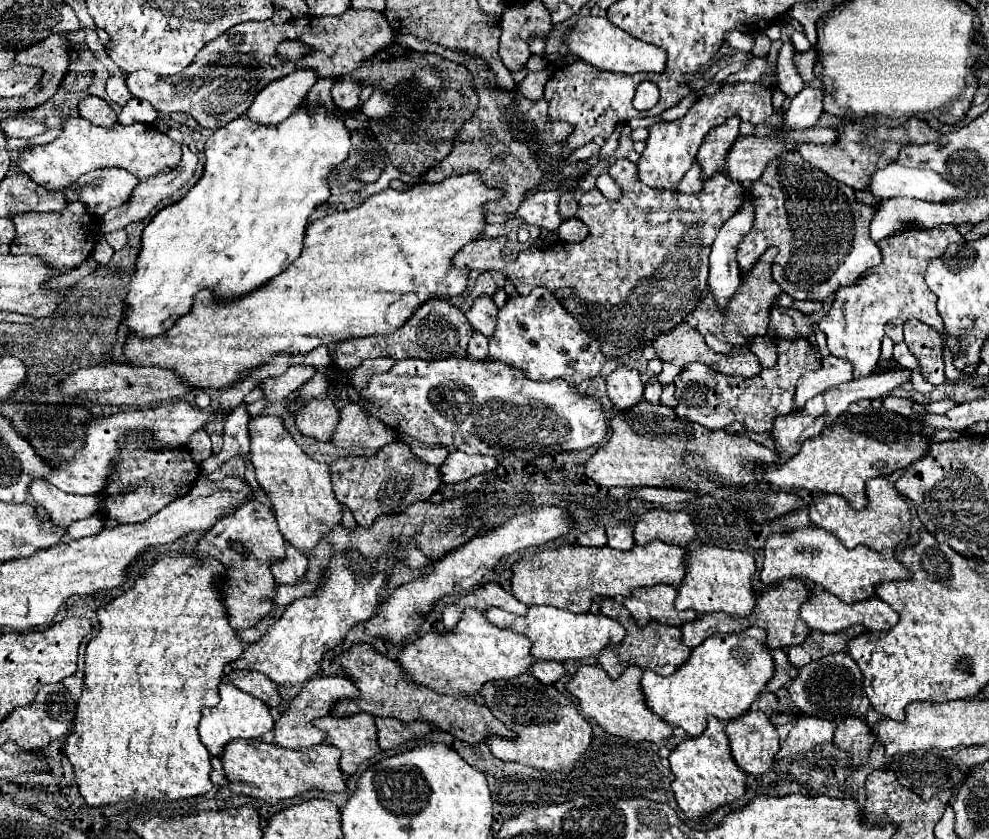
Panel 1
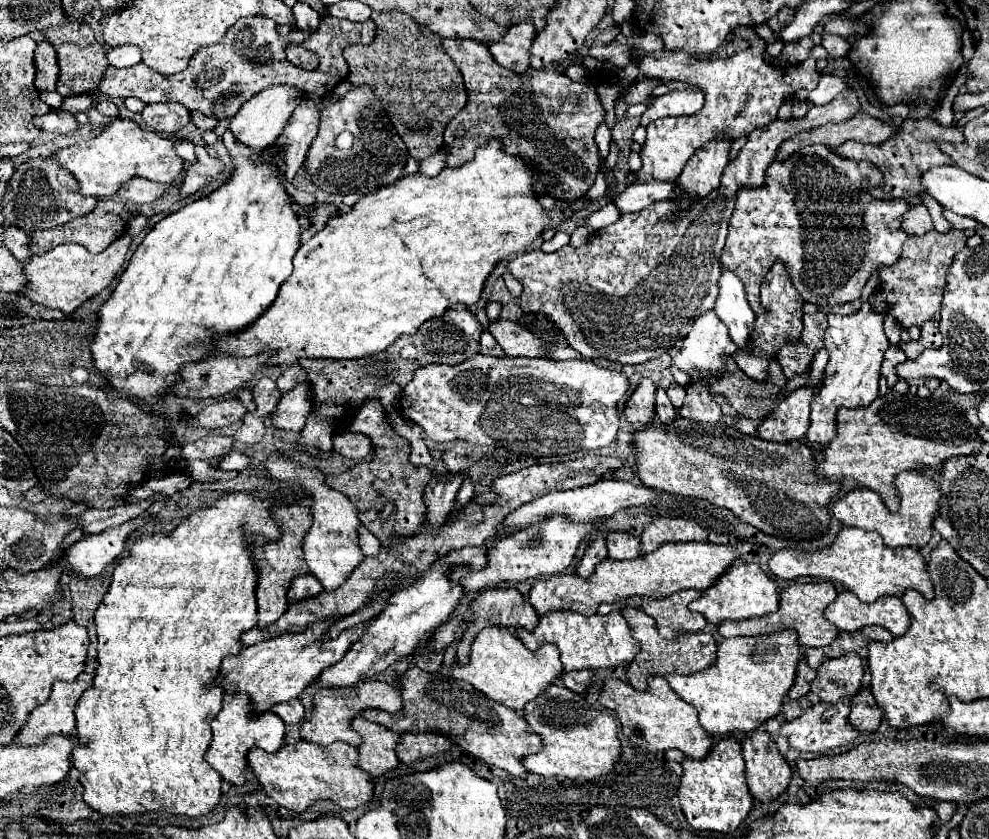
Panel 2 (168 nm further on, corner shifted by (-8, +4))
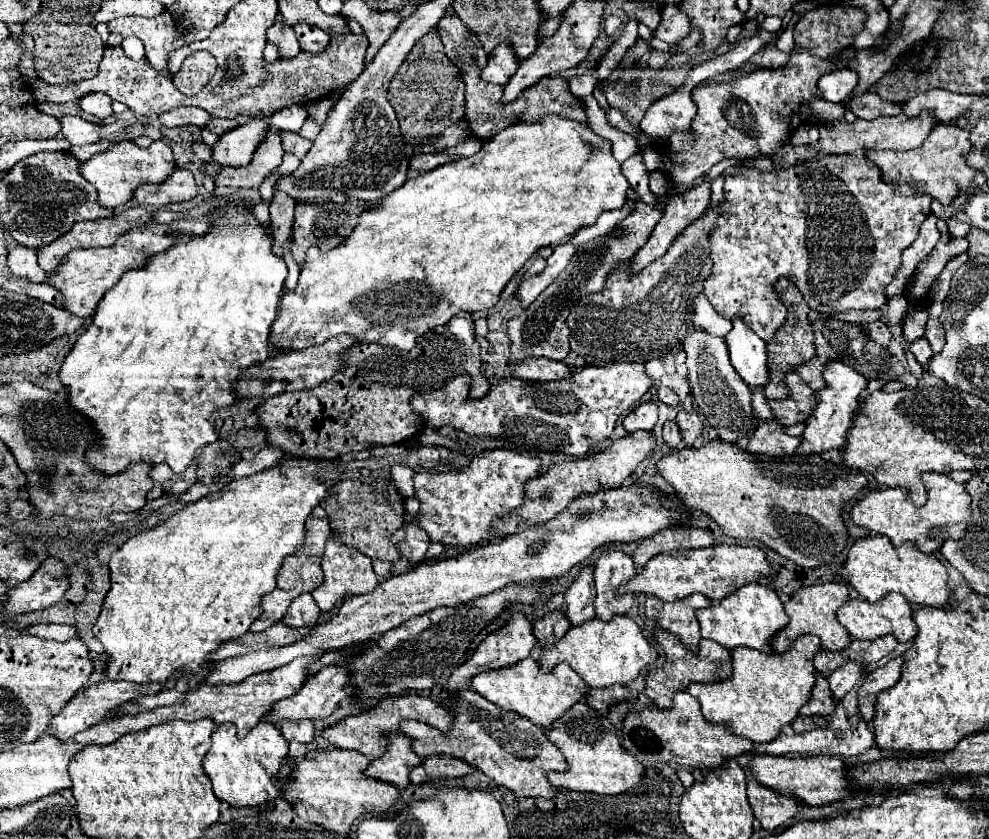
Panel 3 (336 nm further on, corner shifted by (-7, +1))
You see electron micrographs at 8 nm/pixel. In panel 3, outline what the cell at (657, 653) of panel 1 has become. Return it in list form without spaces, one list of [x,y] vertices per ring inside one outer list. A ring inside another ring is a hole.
[[[656,630],[656,640],[660,644],[660,648],[666,654],[664,664],[658,670],[652,670],[646,678],[646,690],[644,694],[658,706],[658,708],[670,708],[672,706],[672,696],[678,690],[686,690],[688,684],[692,682],[702,682],[702,684],[712,684],[712,682],[722,682],[726,676],[732,674],[730,670],[730,662],[732,662],[732,654],[730,650],[724,650],[724,646],[718,646],[718,642],[710,642],[710,640],[702,640],[700,642],[700,650],[696,654],[692,654],[680,640],[678,636],[666,632],[666,630]]]

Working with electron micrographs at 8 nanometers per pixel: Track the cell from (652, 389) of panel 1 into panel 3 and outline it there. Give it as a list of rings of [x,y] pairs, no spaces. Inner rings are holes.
[[[666,422],[664,428],[662,428],[662,438],[666,442],[668,448],[672,450],[678,450],[682,448],[682,436],[680,436],[680,430],[676,426],[676,422]]]

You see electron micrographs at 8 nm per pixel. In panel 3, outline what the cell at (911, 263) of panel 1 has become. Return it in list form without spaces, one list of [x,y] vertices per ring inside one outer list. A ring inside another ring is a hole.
[[[830,362],[826,366],[824,372],[824,380],[826,380],[826,388],[818,392],[818,406],[812,412],[812,416],[806,420],[806,428],[802,432],[802,442],[796,450],[798,456],[806,456],[806,454],[822,454],[828,450],[844,450],[846,438],[848,438],[848,430],[854,422],[856,410],[858,410],[858,396],[860,392],[866,388],[868,380],[856,372],[850,366],[836,362]]]

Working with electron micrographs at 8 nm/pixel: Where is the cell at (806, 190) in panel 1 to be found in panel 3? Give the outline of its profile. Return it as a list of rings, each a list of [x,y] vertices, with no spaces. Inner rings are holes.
[[[824,156],[812,162],[796,164],[790,168],[780,168],[772,172],[760,172],[754,168],[742,168],[734,176],[724,178],[724,202],[720,206],[720,216],[716,222],[714,232],[710,232],[710,258],[712,258],[712,270],[710,276],[706,278],[704,292],[714,306],[714,310],[720,316],[726,316],[728,320],[734,320],[740,316],[748,328],[752,328],[764,342],[770,342],[774,333],[784,325],[787,319],[787,308],[777,297],[774,286],[780,278],[792,280],[796,288],[804,294],[804,300],[810,308],[822,314],[834,314],[834,312],[844,312],[844,310],[876,310],[882,308],[888,302],[886,296],[886,286],[892,282],[894,274],[900,270],[902,264],[902,250],[906,250],[918,236],[920,224],[930,216],[930,196],[928,194],[914,194],[908,186],[890,186],[882,182],[878,166],[868,160],[868,158],[850,158],[850,156]]]

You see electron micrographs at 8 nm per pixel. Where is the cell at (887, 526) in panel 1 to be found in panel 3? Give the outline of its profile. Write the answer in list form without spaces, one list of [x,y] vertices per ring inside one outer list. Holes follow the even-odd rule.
[[[924,474],[922,480],[928,488],[928,502],[924,506],[914,506],[902,488],[872,490],[852,508],[852,522],[876,534],[888,536],[896,548],[900,548],[904,542],[912,542],[924,554],[938,552],[946,540],[964,538],[968,526],[972,524],[972,498],[966,492],[964,484],[954,482],[946,474]]]

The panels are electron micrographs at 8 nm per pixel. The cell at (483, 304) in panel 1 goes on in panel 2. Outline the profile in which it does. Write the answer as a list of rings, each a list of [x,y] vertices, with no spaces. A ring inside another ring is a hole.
[[[509,319],[489,321],[489,333],[497,339],[497,343],[503,347],[507,357],[543,357],[545,355],[543,343],[527,329],[523,329],[521,325]]]

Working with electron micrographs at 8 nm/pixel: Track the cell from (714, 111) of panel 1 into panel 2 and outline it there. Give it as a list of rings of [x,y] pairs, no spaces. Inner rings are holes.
[[[735,27],[733,39],[743,39],[749,47],[741,53],[735,53],[727,59],[715,61],[699,61],[685,51],[653,51],[645,53],[639,49],[631,49],[631,63],[645,77],[657,77],[665,81],[685,81],[691,85],[699,85],[705,93],[705,105],[699,113],[689,116],[664,117],[647,125],[647,141],[641,149],[641,169],[635,175],[635,183],[649,181],[673,181],[679,177],[679,171],[687,165],[689,157],[705,145],[709,139],[719,135],[727,135],[729,139],[737,139],[741,135],[751,133],[757,127],[771,123],[777,117],[781,103],[791,97],[797,89],[813,89],[817,85],[817,55],[811,53],[797,67],[771,67],[763,61],[763,39],[755,35],[751,27]]]

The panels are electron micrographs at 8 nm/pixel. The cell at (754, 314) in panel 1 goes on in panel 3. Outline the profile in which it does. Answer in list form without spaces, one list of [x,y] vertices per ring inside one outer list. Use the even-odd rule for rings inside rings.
[[[782,278],[778,284],[776,284],[776,292],[778,292],[778,298],[788,306],[788,320],[786,324],[774,334],[772,342],[768,342],[768,368],[770,368],[770,382],[766,384],[764,388],[764,396],[768,400],[784,400],[788,398],[790,390],[786,386],[786,374],[796,370],[798,364],[802,362],[808,362],[812,356],[814,356],[814,330],[812,330],[812,324],[808,320],[808,304],[804,302],[800,290],[788,282],[786,278]]]

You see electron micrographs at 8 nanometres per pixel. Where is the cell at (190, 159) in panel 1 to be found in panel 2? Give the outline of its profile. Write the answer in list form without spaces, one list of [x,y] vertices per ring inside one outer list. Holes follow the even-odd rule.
[[[203,145],[195,147],[195,155],[199,157],[191,167],[187,167],[183,181],[179,183],[179,195],[187,197],[193,195],[195,191],[199,191],[201,187],[205,187],[209,181],[213,181],[221,171],[223,171],[223,163],[215,157],[211,157]]]

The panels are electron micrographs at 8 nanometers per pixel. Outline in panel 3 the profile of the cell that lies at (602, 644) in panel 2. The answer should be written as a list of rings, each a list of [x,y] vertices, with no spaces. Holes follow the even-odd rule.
[[[614,616],[610,622],[602,622],[598,618],[584,622],[582,626],[570,628],[562,640],[554,646],[542,650],[540,666],[544,670],[554,670],[560,662],[568,662],[574,672],[578,672],[588,686],[592,688],[608,688],[616,684],[630,684],[634,678],[640,676],[644,668],[656,662],[658,652],[646,640],[640,626],[628,616]]]

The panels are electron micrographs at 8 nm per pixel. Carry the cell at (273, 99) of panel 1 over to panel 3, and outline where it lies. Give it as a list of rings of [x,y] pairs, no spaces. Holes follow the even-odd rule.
[[[254,116],[248,124],[238,126],[220,136],[212,148],[212,162],[222,166],[246,166],[252,160],[256,146],[266,138],[268,126],[262,116]]]

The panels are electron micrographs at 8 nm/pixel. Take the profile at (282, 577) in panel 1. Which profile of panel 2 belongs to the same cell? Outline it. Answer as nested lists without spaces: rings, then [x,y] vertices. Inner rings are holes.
[[[307,573],[307,575],[299,575],[291,581],[291,587],[287,591],[287,599],[289,601],[299,601],[299,599],[305,599],[305,597],[313,597],[321,591],[323,591],[321,583],[311,573]]]

